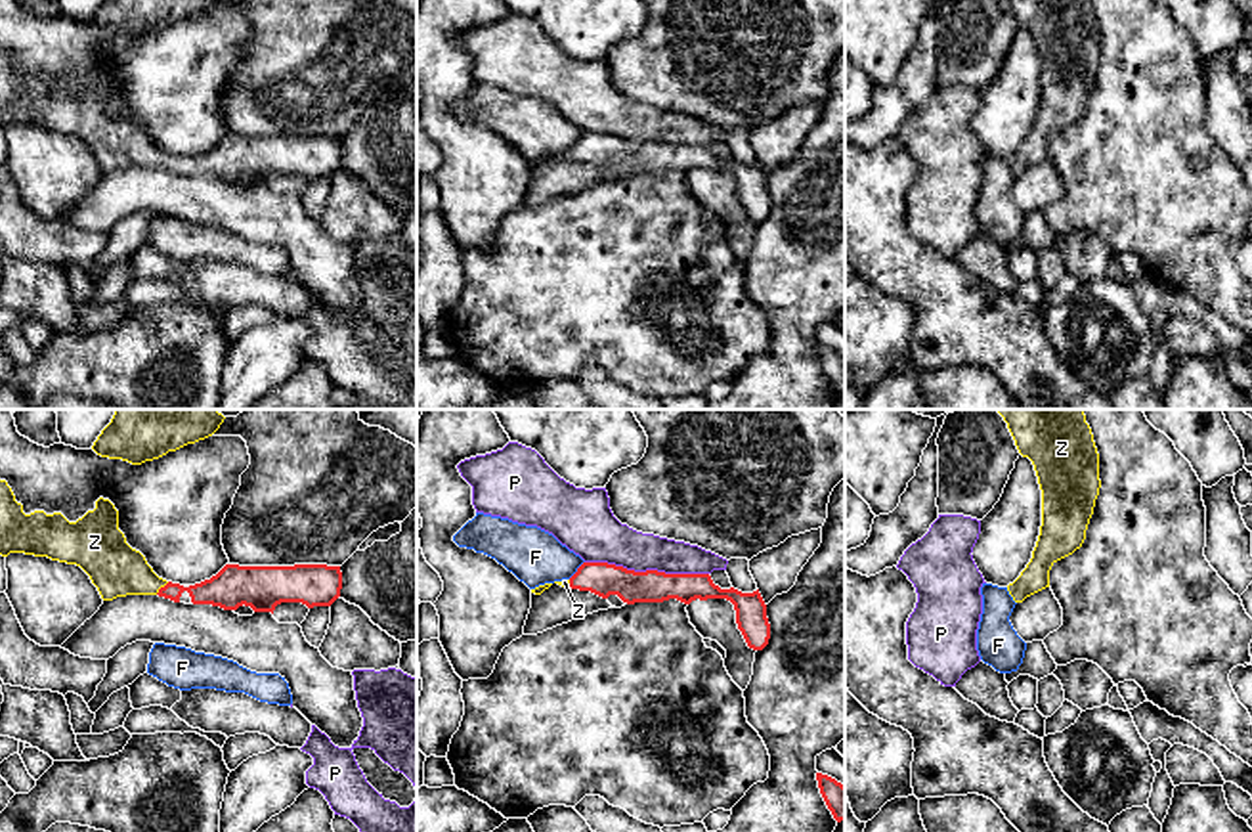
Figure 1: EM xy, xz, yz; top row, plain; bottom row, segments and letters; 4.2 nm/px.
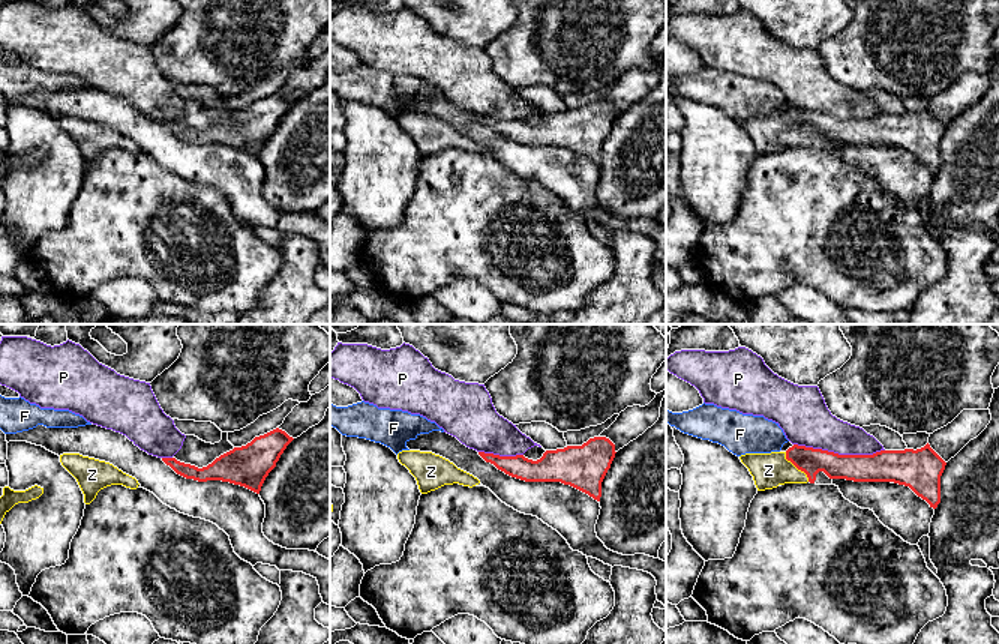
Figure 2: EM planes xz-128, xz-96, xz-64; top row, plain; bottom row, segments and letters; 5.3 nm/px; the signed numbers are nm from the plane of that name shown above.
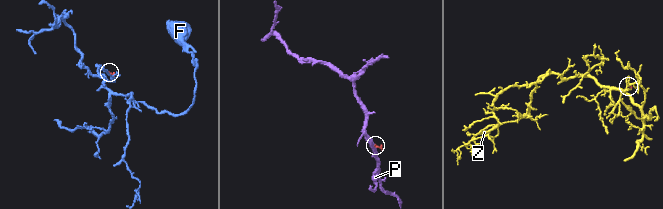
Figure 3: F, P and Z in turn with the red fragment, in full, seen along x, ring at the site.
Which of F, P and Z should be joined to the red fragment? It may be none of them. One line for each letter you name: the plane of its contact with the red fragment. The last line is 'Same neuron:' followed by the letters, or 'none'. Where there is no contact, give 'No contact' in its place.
Z: Touches red in xy
Same neuron: Z

